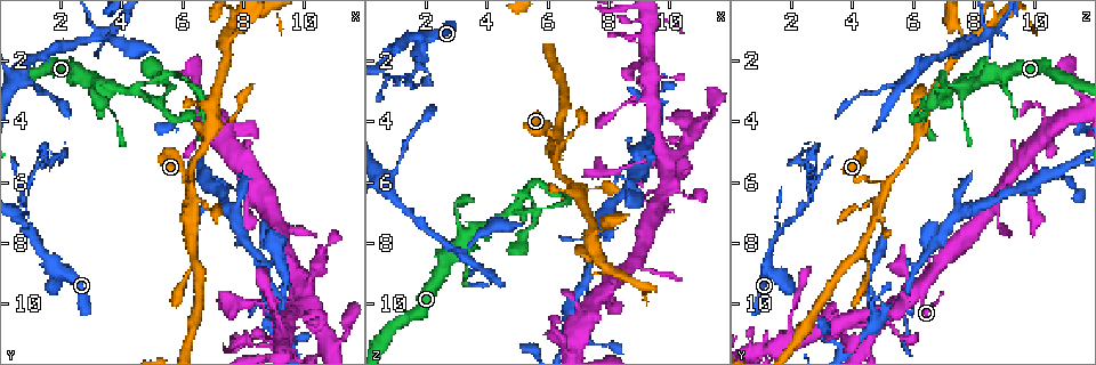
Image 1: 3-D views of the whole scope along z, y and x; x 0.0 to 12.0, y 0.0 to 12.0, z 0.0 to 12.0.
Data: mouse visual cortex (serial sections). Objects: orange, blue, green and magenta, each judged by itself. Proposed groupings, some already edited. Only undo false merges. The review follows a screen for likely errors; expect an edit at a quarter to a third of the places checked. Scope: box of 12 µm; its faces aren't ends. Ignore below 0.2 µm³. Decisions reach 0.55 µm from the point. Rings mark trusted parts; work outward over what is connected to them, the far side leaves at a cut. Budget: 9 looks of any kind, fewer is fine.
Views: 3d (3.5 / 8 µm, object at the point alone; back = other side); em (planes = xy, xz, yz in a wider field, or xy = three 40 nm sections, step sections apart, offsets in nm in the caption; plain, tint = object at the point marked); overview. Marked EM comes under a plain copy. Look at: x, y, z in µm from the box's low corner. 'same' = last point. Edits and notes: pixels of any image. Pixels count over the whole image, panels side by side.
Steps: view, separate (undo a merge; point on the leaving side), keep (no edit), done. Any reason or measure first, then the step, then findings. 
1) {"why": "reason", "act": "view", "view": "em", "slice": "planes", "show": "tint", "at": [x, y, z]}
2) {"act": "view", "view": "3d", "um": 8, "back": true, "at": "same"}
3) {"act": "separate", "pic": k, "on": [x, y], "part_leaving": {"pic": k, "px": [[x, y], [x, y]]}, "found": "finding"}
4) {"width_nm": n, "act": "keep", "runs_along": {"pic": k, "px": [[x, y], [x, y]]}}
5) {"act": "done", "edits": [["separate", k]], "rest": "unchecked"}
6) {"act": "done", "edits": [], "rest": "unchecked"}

{"why": "abrupt turn", "act": "view", "view": "3d", "um": 3.5, "at": [5.3, 3.2, 6.4]}

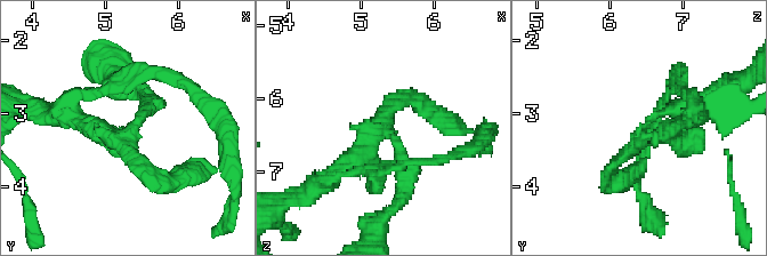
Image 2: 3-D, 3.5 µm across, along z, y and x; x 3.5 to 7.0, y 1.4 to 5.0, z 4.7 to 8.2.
{"act": "keep", "found": "one cell here"}

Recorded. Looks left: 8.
{"why": "three-way junction", "act": "view", "view": "3d", "um": 3.5, "at": [6.3, 6.0, 4.9]}

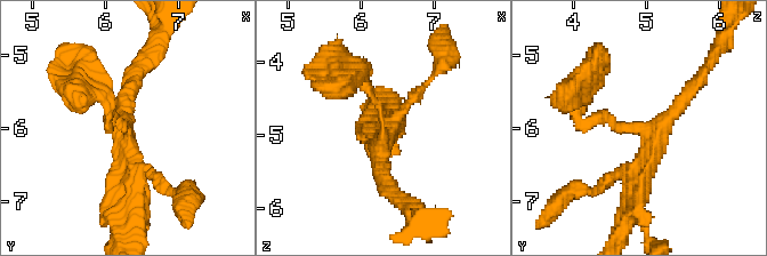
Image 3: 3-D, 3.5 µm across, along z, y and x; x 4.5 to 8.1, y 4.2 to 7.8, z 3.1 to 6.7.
{"why": "now the EM", "act": "view", "view": "em", "slice": "xy", "step": 1, "show": "tint", "at": [6.35, 6.00, 4.95]}

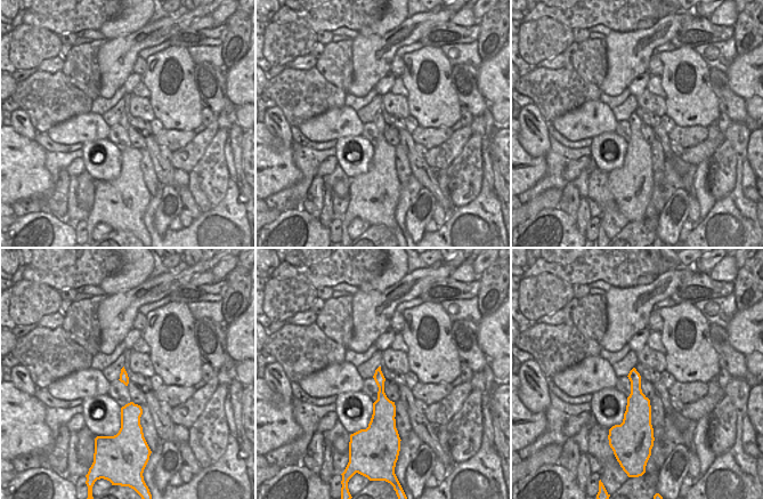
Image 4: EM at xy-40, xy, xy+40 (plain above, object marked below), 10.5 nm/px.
{"act": "keep", "runs_along": {"pic": 3, "px": [[580, 119], [659, 129], [697, 80]]}, "found": "all the same cell"}

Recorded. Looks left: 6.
{"why": "thick turns thin", "act": "view", "view": "3d", "um": 3.5, "at": [7.8, 0.8, 8.7]}

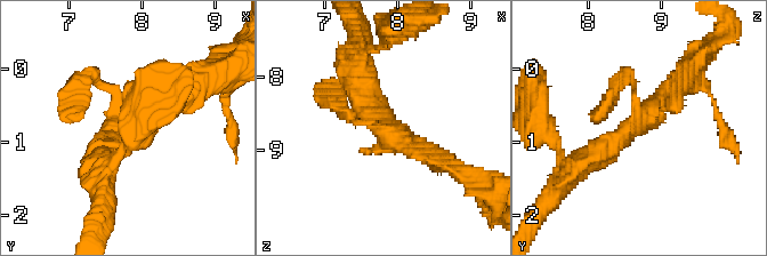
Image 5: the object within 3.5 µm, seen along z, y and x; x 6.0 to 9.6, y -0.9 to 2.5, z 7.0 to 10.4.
{"arms": 3, "arm_widths_nm": [150, 250, 350], "act": "view", "view": "em", "slice": "xy", "step": 1, "show": "tint", "at": [7.80, 0.80, 8.65]}

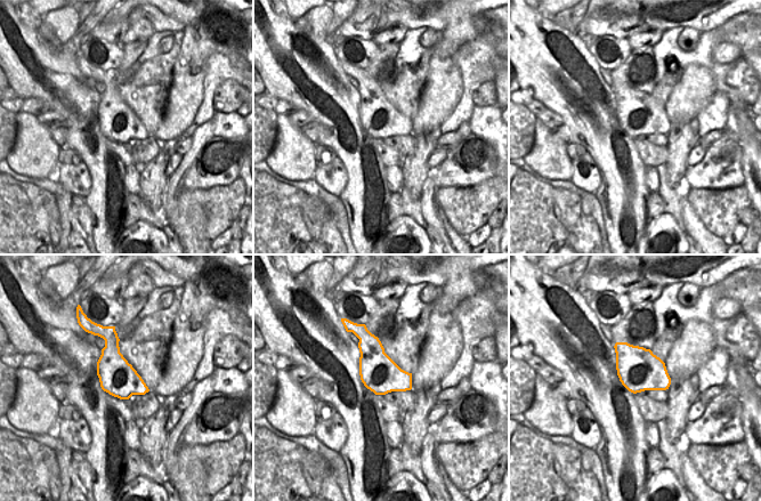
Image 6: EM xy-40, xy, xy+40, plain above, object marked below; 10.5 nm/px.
{"act": "view", "view": "em", "slice": "xy", "step": 5, "show": "tint", "at": "same"}

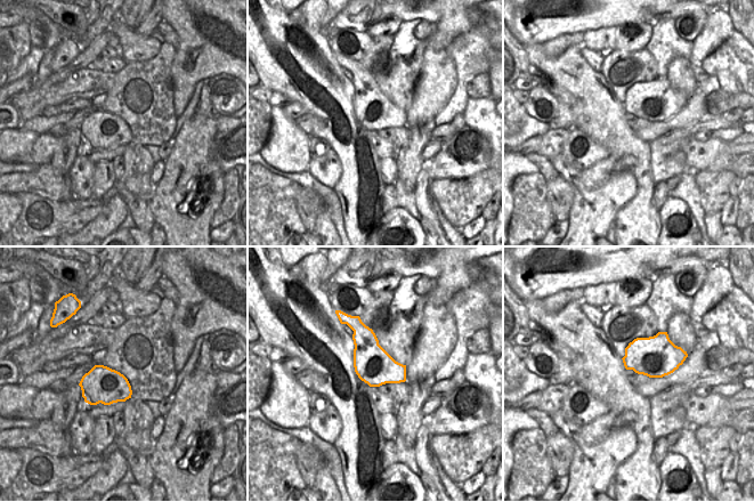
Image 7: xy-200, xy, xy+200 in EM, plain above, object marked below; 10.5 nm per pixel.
{"act": "keep", "runs_along": {"pic": 5, "px": [[358, 66], [379, 125], [439, 160]]}, "found": "continuous, no second cell"}

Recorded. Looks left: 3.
{"why": "thin neck", "act": "view", "view": "3d", "um": 3.5, "at": [0.9, 7.4, 1.8]}

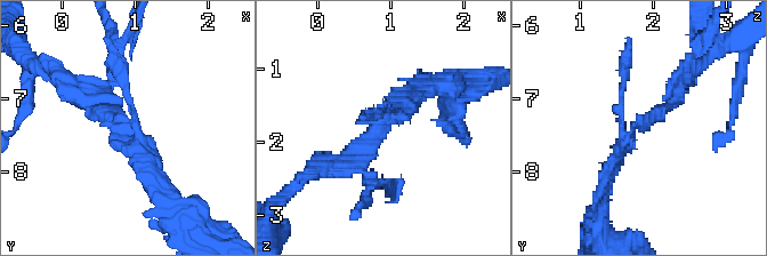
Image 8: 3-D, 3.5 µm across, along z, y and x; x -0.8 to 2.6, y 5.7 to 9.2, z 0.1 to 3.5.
{"why": "shape alone is not enough", "act": "view", "view": "em", "slice": "xy", "step": 1, "show": "tint", "at": [0.90, 7.40, 1.70]}

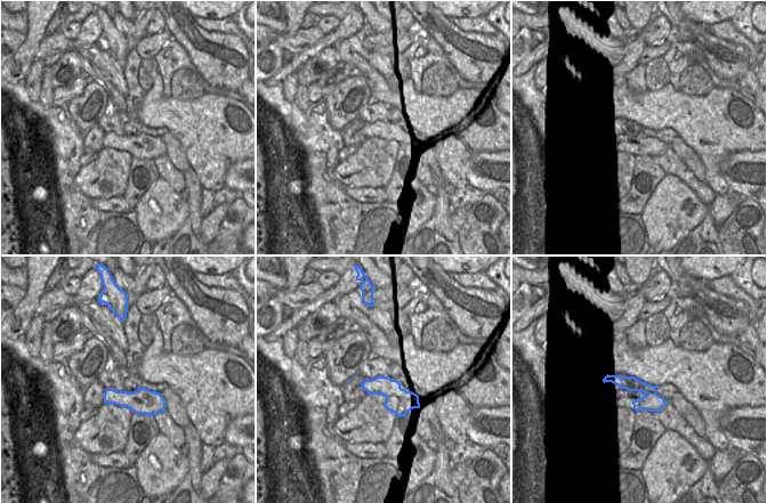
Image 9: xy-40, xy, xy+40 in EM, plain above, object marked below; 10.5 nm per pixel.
{"width_nm": 280, "act": "separate", "pic": 8, "on": [373, 175], "part_leaving": {"pic": 8, "px": [[386, 120], [357, 161], [372, 188]]}, "found": "two cells meet here"}

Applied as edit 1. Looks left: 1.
{"act": "done", "edits": [["separate", 8]], "rest": "unchecked"}

